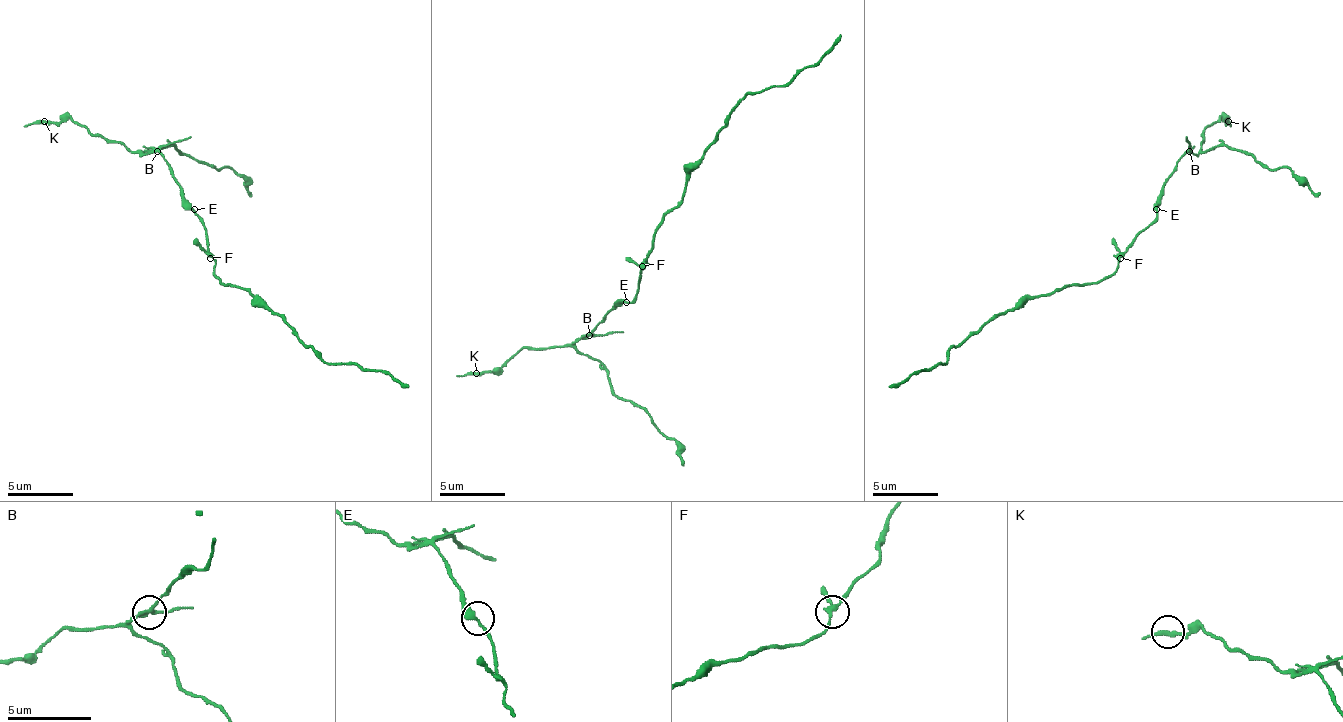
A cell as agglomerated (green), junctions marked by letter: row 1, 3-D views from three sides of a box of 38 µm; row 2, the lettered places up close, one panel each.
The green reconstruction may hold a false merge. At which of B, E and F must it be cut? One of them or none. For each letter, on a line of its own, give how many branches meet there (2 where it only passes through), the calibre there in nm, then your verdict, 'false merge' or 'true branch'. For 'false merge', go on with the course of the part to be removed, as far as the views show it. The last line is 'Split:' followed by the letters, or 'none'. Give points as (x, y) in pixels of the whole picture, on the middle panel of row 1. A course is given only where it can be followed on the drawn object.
B: 3 | 200 nm | false merge | (590, 334), (574, 344), (606, 370), (613, 393), (649, 416), (668, 435), (685, 464)
E: 2 | 300 nm | true branch
F: 3 | 200 nm | true branch
Split: B

